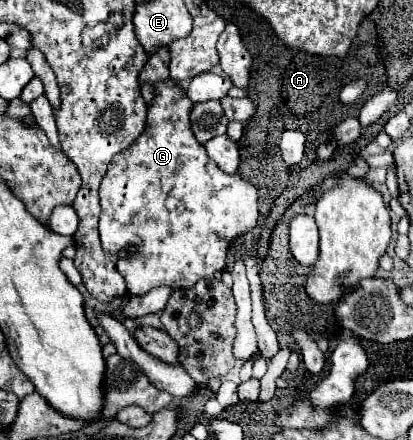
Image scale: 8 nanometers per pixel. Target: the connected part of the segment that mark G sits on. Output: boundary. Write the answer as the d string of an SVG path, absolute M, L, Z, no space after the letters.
M169 80L157 84L155 100L147 112L145 132L133 142L133 148L113 156L113 164L109 164L101 182L99 236L103 250L115 254L127 244L137 248L137 254L117 260L117 270L125 278L129 294L147 294L157 286L191 288L201 278L213 278L215 272L225 268L229 242L257 224L257 188L239 174L225 174L217 164L209 162L205 148L193 136L189 124L191 108L193 102L177 82Z

